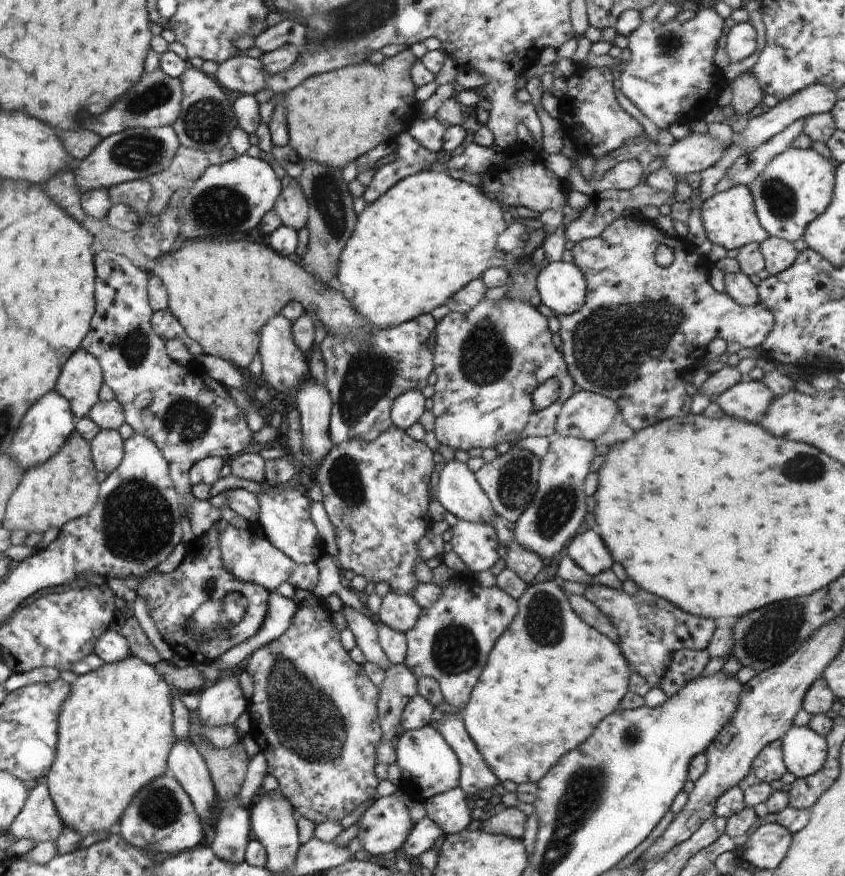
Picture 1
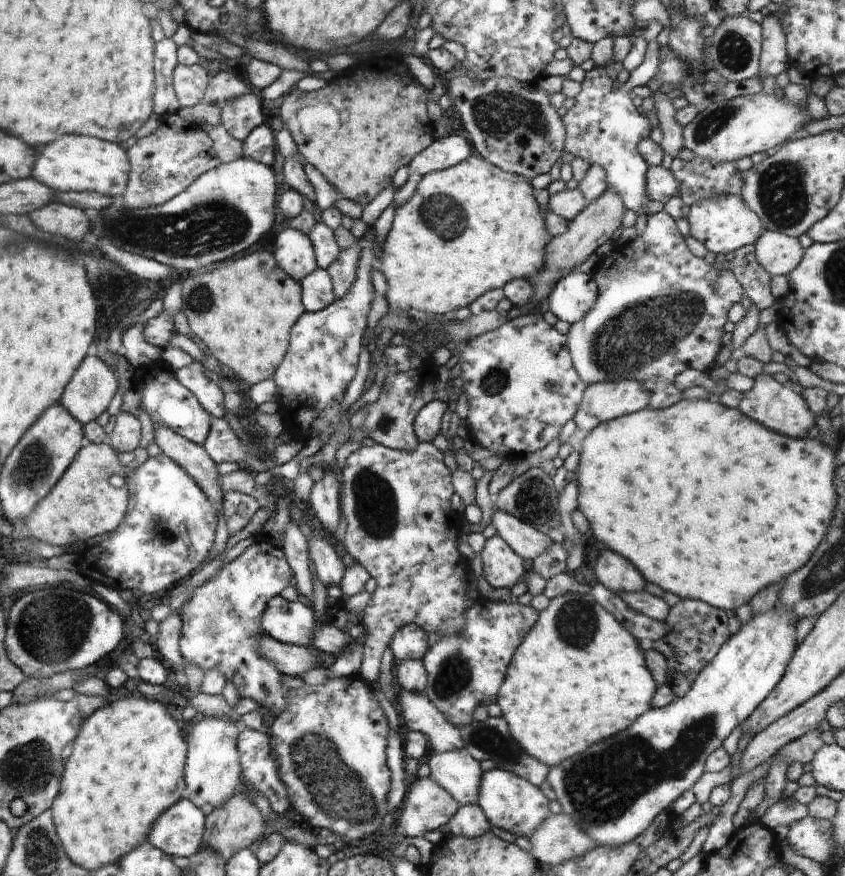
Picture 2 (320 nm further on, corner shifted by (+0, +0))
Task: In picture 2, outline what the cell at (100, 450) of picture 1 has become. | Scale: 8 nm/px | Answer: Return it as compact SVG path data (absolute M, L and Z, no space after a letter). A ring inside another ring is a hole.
M120 411L108 431L108 444L118 452L130 452L139 446L141 425L137 416Z

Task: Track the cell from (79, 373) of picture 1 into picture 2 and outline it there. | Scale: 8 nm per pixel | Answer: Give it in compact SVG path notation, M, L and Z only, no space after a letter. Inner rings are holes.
M90 357L82 372L70 379L62 406L82 424L95 421L118 392L118 382L100 357Z

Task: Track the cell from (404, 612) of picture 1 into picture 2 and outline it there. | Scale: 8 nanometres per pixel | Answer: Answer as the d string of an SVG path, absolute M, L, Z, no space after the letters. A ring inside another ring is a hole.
M410 623L401 628L389 644L395 658L395 664L412 659L421 661L429 649L428 635L417 624Z

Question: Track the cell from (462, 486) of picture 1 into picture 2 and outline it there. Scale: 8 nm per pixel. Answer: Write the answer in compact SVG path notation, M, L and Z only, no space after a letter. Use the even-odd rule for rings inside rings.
M494 508L491 524L496 527L497 534L524 560L526 558L534 560L541 554L548 552L553 546L554 541L548 537L546 532L540 532L533 526L518 520L515 516L498 510L498 508Z

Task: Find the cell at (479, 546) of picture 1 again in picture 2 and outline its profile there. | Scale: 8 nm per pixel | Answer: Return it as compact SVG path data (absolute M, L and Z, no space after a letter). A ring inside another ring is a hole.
M500 536L485 542L481 552L485 579L494 588L512 588L528 572L524 559Z

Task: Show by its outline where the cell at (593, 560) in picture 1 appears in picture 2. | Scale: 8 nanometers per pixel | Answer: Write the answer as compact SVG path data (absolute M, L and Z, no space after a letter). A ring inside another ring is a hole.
M608 548L600 554L594 569L598 581L606 588L615 593L645 591L645 578L629 560Z

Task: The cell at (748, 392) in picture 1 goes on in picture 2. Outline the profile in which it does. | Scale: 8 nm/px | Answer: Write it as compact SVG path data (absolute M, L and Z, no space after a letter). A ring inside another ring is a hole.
M764 373L758 375L754 378L752 388L742 394L737 409L774 432L789 437L804 438L808 437L810 429L815 428L816 416L808 408L802 394L780 384L772 375Z

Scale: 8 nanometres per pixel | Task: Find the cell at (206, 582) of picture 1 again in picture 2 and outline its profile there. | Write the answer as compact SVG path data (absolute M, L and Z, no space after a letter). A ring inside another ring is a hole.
M278 595L267 603L262 624L266 634L281 643L313 647L317 628L314 617L313 609L302 602L290 602Z

